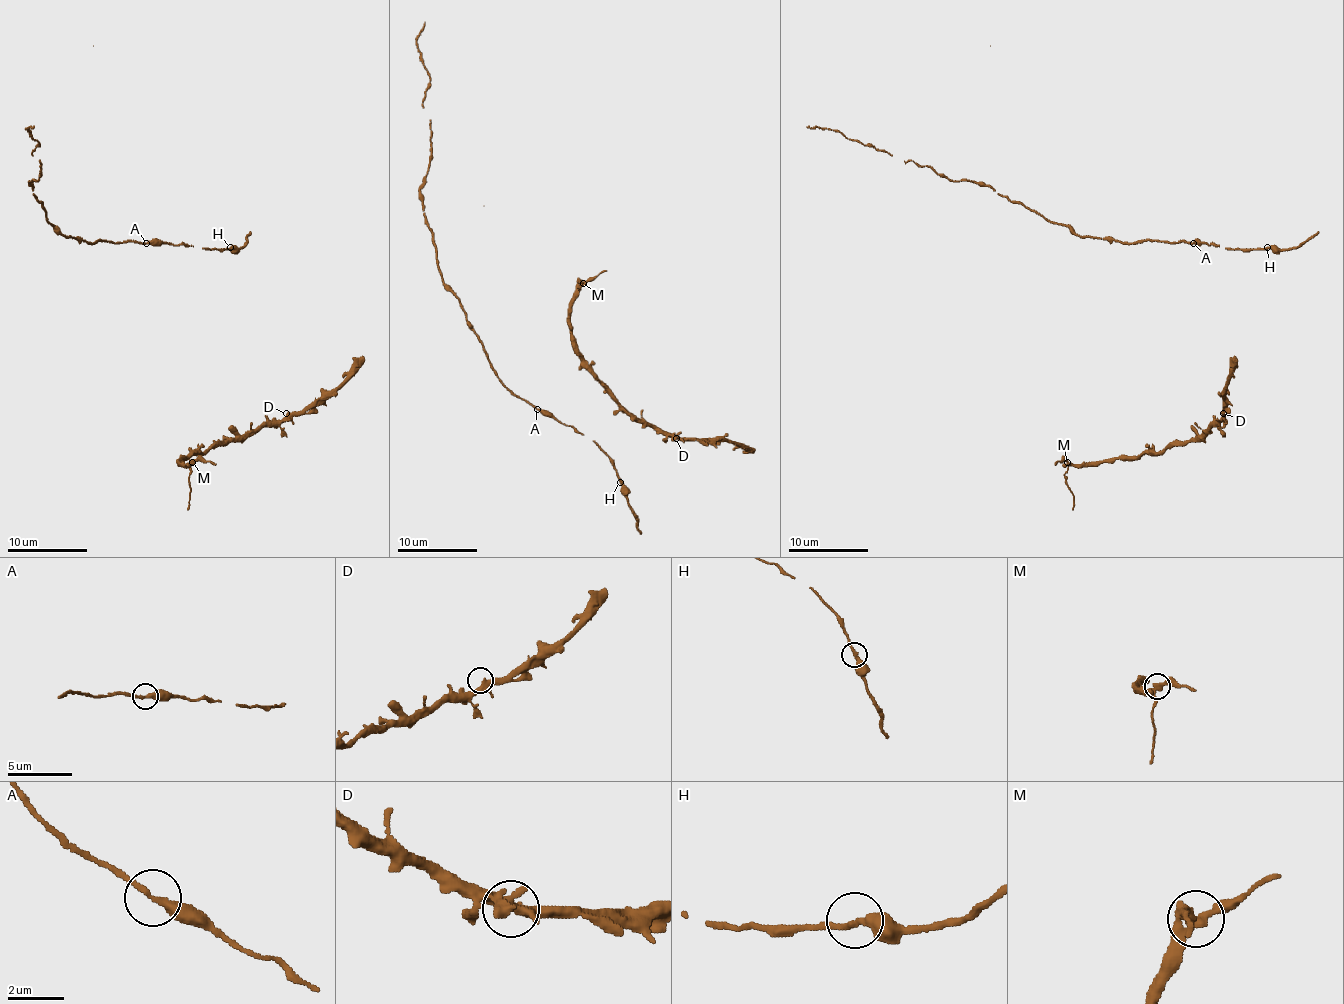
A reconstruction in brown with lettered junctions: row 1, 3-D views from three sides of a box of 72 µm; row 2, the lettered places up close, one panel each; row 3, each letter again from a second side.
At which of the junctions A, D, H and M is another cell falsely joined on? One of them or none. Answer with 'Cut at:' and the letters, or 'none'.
Cut at: M

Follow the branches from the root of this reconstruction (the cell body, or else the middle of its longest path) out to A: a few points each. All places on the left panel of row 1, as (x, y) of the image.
A: (188, 245), (146, 243)

